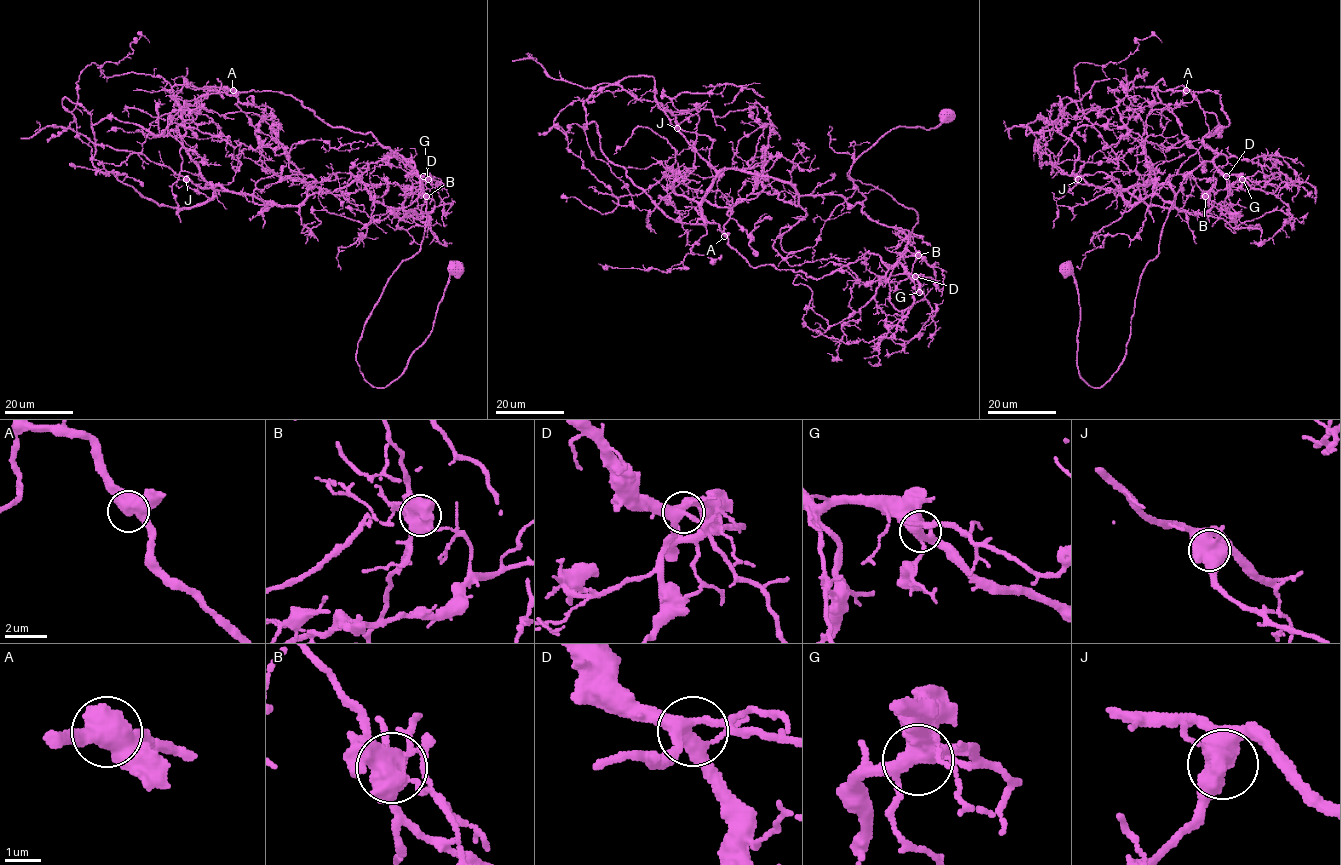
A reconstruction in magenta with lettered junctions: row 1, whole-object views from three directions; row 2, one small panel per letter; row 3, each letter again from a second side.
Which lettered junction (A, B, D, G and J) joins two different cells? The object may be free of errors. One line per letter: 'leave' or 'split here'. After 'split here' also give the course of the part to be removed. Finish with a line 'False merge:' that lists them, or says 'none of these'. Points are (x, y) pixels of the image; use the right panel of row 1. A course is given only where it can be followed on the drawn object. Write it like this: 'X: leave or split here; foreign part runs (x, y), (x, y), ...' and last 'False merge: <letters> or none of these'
A: leave
B: split here; foreign part runs (1205, 197), (1203, 138), (1230, 123), (1218, 91), (1151, 87), (1160, 101), (1116, 128), (1095, 113)
D: leave
G: leave
J: leave
False merge: B

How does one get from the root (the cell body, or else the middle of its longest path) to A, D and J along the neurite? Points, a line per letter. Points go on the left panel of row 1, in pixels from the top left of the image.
A: (455, 269), (429, 337), (373, 387), (357, 344), (388, 278), (421, 246), (416, 167), (290, 95), (233, 90)
D: (455, 269), (429, 337), (373, 387), (357, 344), (388, 278), (420, 248), (426, 200), (407, 162), (423, 176)
J: (455, 269), (373, 387), (357, 344), (420, 248), (418, 174), (409, 210), (357, 180), (277, 205), (186, 179)

